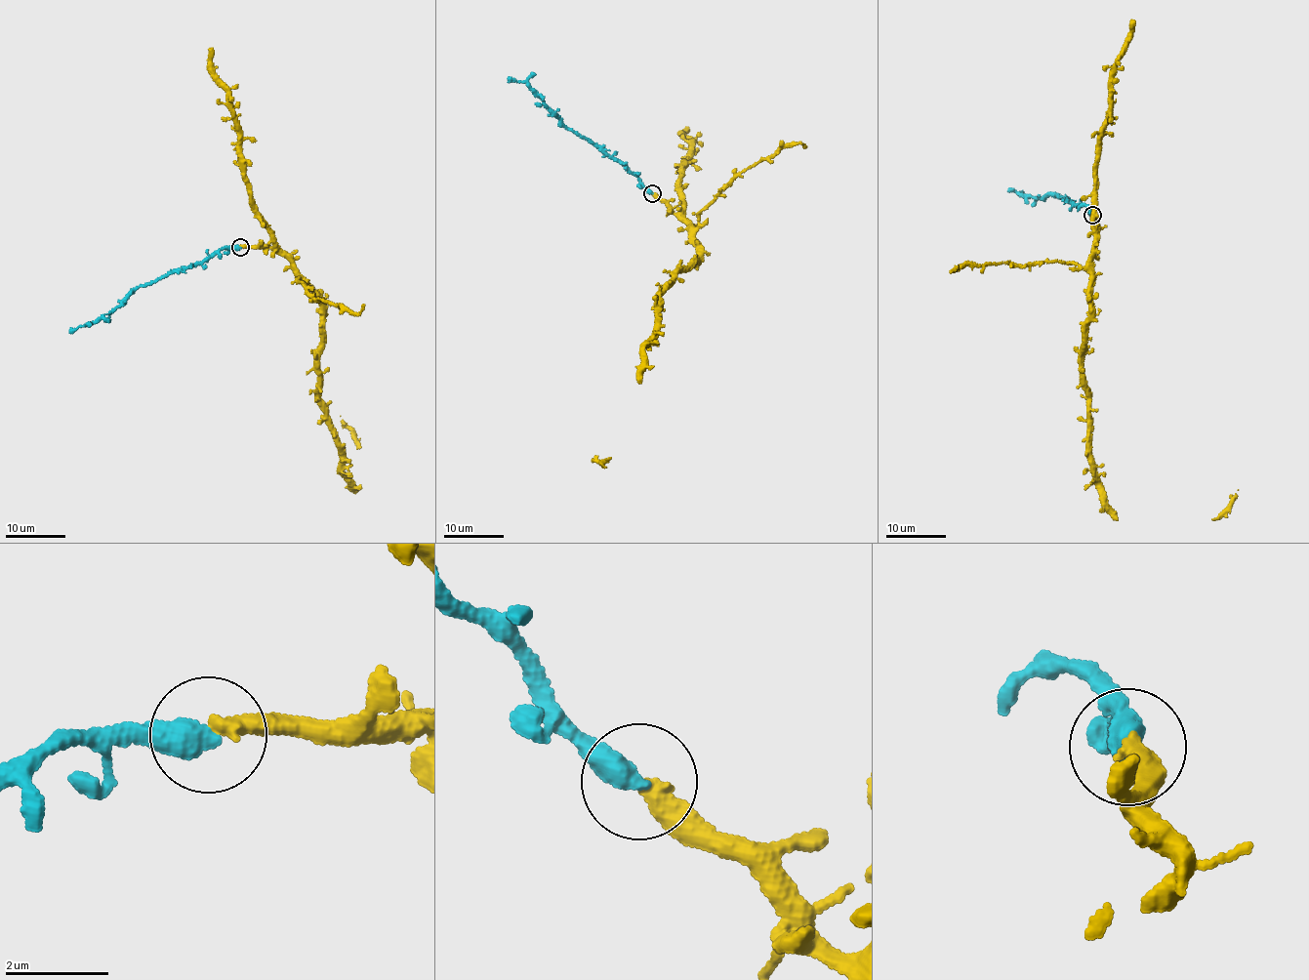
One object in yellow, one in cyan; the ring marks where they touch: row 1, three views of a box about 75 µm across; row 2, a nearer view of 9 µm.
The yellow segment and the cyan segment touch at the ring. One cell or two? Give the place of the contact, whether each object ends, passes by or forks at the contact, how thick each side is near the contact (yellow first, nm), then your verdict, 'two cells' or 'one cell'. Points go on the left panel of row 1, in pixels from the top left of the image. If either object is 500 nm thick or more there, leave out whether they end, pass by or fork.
place (240, 247); calibres 400 and 500 nm; one cell

